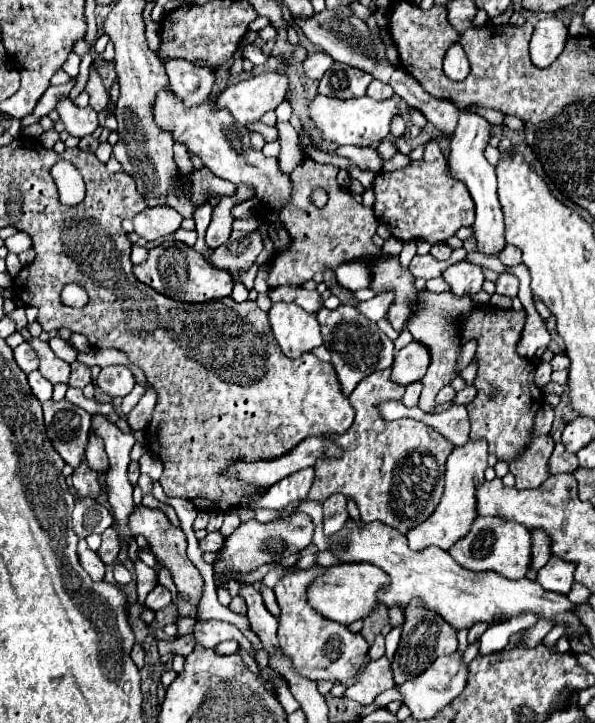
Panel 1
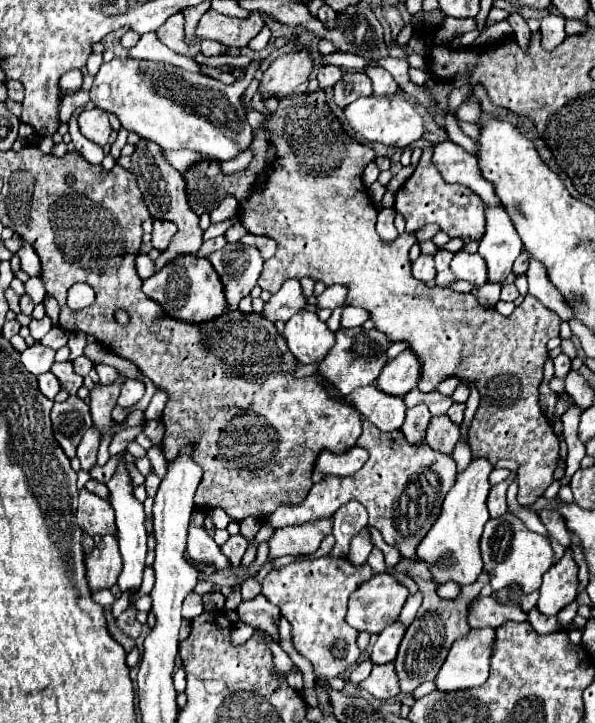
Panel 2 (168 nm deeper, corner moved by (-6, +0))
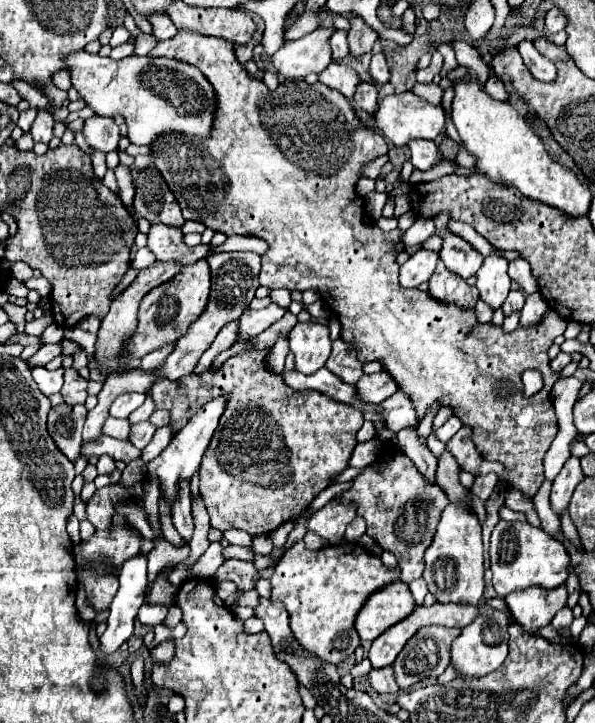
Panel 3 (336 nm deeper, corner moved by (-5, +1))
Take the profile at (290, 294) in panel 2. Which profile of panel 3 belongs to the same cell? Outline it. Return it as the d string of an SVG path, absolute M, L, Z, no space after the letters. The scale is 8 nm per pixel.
M270 304L262 310L246 310L242 316L240 316L240 324L238 324L238 334L236 338L238 340L248 340L248 338L254 338L258 336L260 332L264 332L266 328L270 328L276 320L280 320L282 316L286 314L284 308L280 308L278 304Z

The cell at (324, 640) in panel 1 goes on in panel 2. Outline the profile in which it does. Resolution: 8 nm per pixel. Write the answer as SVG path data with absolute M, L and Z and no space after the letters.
M319 557L313 561L295 561L281 569L273 569L263 579L263 595L281 609L281 615L293 627L293 645L295 649L311 661L315 677L331 679L339 677L347 669L355 667L361 649L357 645L357 631L351 629L345 621L347 599L363 583L373 575L369 565L355 567L349 559L333 559Z

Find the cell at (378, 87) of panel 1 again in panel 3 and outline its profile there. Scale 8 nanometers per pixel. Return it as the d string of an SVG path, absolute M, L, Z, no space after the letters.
M378 52L372 56L372 62L370 62L370 74L374 78L376 84L386 84L390 74L388 74L388 66L386 66L386 56L384 52Z

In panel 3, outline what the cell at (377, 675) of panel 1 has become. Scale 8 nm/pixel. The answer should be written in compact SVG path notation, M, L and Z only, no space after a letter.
M386 666L386 668L380 668L380 670L370 670L368 680L370 680L370 686L376 692L380 692L380 694L394 694L394 692L398 692L398 684L394 680L392 666Z

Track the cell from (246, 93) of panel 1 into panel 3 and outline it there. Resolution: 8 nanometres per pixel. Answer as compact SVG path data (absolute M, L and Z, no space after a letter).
M322 26L302 40L284 42L278 52L272 54L272 66L278 70L282 80L304 80L306 74L328 68L330 64L330 36L336 32L334 26Z

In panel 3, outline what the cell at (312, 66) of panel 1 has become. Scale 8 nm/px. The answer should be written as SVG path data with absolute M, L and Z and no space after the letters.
M332 62L322 74L320 74L320 82L326 84L332 90L338 90L342 96L352 98L356 92L356 86L360 84L360 78L356 74L354 68L350 68L348 64L338 64Z

